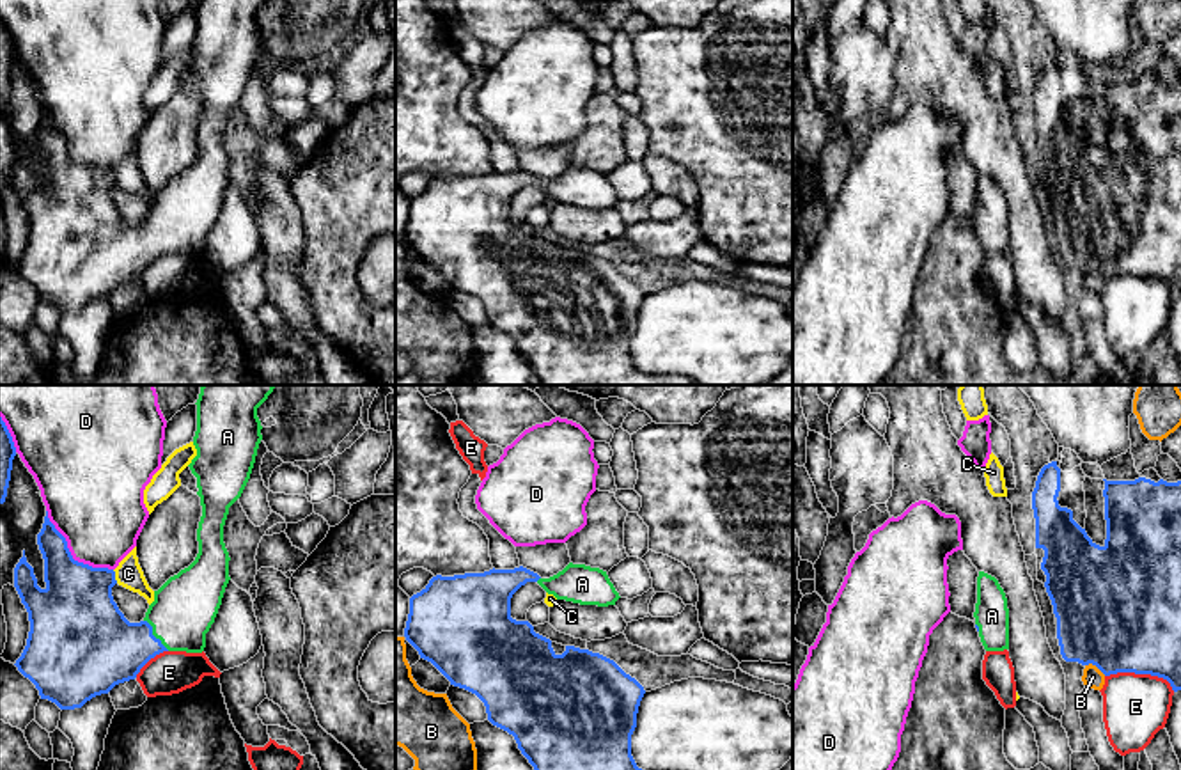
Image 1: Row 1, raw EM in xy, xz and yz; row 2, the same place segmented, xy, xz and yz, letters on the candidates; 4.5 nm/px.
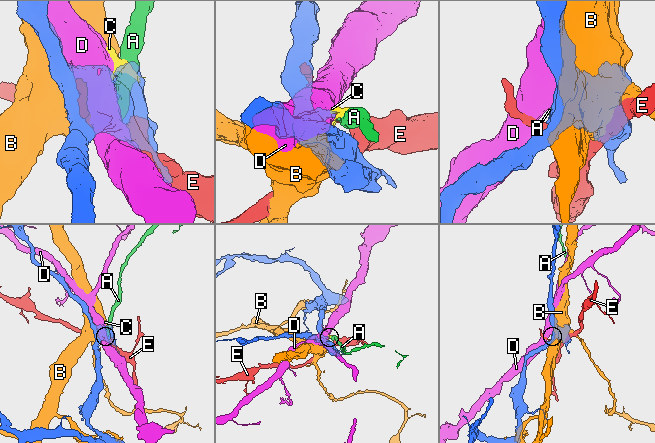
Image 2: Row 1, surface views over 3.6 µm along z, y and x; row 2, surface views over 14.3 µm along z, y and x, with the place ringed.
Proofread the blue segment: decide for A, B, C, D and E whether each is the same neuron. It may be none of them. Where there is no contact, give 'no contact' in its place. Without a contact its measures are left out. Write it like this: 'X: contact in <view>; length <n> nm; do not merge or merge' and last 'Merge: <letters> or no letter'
A: contact in xy; length 180 nm; merge
B: contact in yz; length 110 nm; do not merge
C: contact in xy; length 70 nm; do not merge
D: contact in xy; length 400 nm; do not merge
E: contact in yz; length 320 nm; do not merge
Merge: A

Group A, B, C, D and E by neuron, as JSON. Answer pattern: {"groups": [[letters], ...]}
{"groups": [["A"], ["B"], ["C"], ["D"], ["E"]]}

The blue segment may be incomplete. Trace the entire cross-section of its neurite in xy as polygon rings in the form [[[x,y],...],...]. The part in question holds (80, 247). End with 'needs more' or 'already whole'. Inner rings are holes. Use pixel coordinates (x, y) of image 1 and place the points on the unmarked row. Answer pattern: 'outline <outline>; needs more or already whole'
outline [[[268,0],[197,2],[197,34],[193,39],[197,59],[188,69],[197,80],[197,98],[200,99],[202,108],[202,119],[197,131],[199,156],[188,170],[170,179],[158,193],[154,193],[154,204],[149,208],[145,220],[140,225],[129,225],[113,204],[112,190],[117,186],[115,174],[108,170],[92,170],[74,163],[67,151],[66,140],[50,124],[46,114],[43,131],[37,137],[37,147],[44,161],[46,190],[41,192],[37,188],[34,170],[27,165],[25,153],[23,160],[14,170],[14,190],[28,215],[30,224],[27,248],[14,268],[35,287],[41,302],[55,305],[60,312],[82,310],[92,300],[108,296],[115,287],[135,282],[140,271],[163,254],[204,254],[206,236],[215,225],[225,190],[231,183],[231,160],[223,145],[223,128],[229,117],[229,110],[241,99],[250,82],[257,51],[262,43],[262,28],[257,20],[257,11],[266,2]]]; needs more

